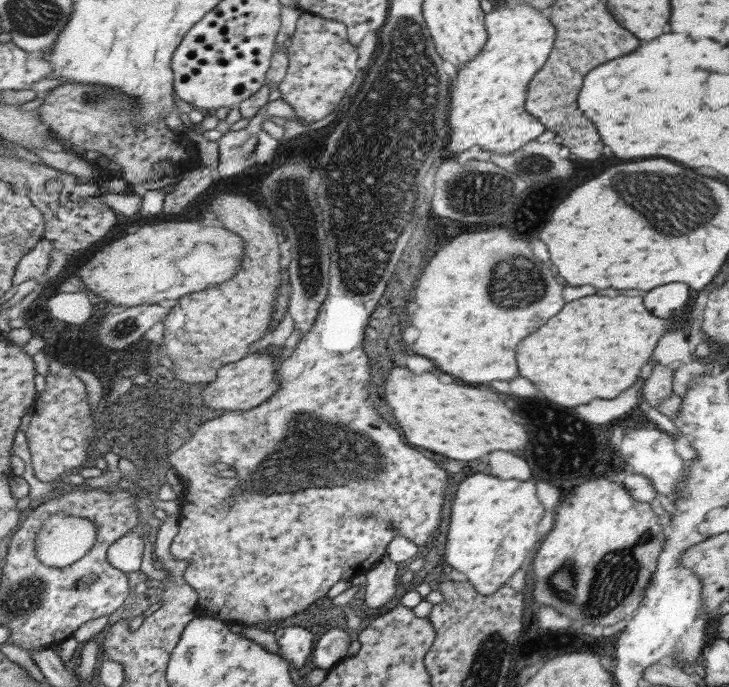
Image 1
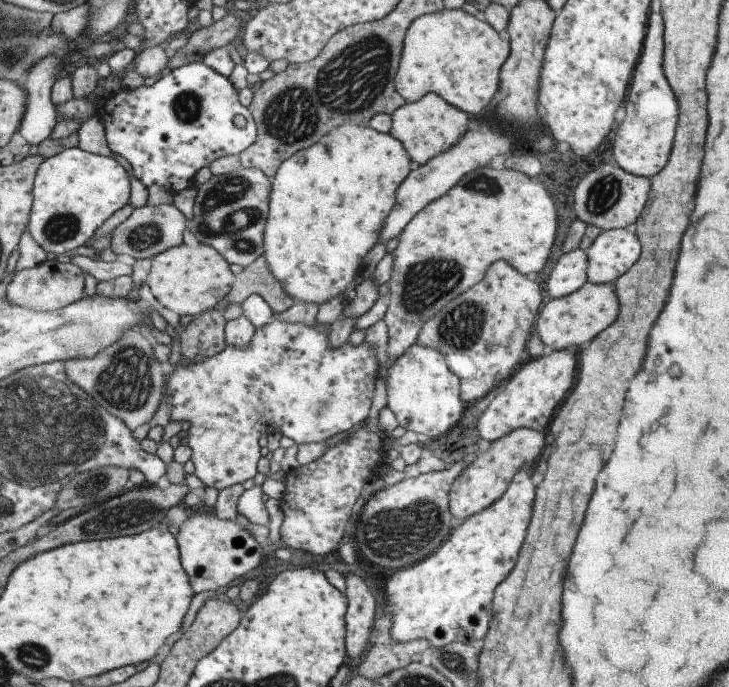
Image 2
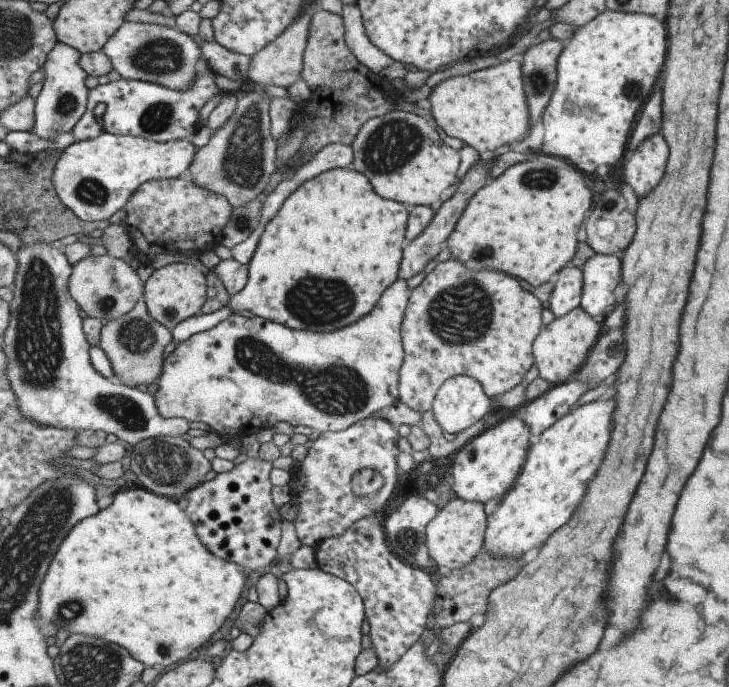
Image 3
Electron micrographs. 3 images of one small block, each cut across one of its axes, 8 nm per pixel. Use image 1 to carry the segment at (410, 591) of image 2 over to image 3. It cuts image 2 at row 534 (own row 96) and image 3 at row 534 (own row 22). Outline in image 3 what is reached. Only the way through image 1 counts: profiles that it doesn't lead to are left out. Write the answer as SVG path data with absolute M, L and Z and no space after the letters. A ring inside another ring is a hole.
M613 400L591 402L559 418L541 432L529 446L519 478L507 490L499 506L489 514L485 528L485 554L493 560L519 560L535 546L543 546L579 506L585 490L603 462L603 448L609 442Z

